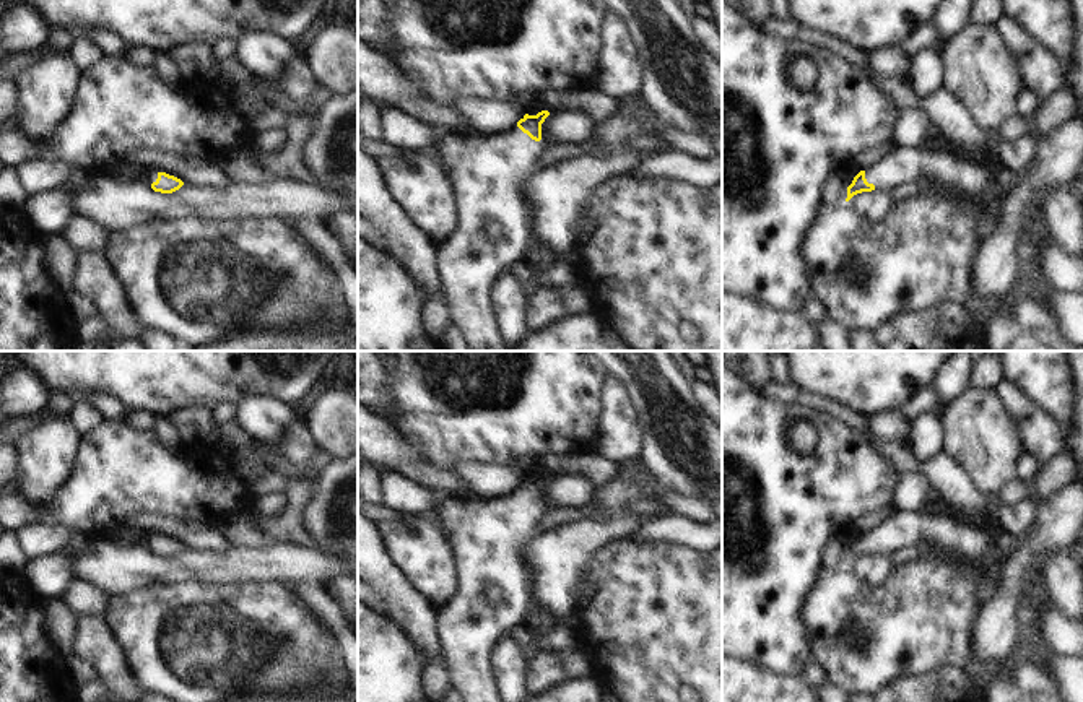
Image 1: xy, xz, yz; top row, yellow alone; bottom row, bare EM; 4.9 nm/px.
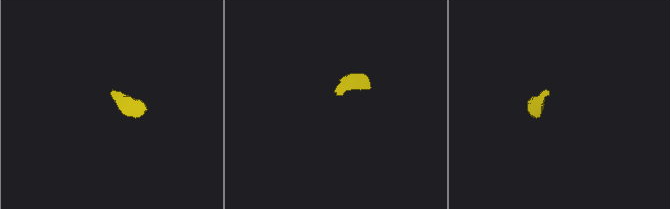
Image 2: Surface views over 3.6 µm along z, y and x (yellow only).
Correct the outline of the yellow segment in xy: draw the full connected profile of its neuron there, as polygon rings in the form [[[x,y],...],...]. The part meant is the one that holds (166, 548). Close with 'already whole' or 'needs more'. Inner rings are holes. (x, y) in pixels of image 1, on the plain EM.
[[[156,533],[148,535],[145,548],[150,549],[154,556],[161,557],[172,557],[184,549],[180,543]]]; needs more

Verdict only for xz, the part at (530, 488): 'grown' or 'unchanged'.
grown

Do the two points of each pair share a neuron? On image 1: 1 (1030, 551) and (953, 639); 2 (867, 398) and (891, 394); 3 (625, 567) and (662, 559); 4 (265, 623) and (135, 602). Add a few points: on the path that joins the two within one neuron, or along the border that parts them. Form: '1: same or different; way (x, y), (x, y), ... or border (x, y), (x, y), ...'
1: different; border (984, 602), (974, 624), (974, 642), (971, 645)
2: same; way (874, 394), (885, 394)
3: same; way (635, 567), (652, 567)
4: same; way (233, 623), (168, 623)

